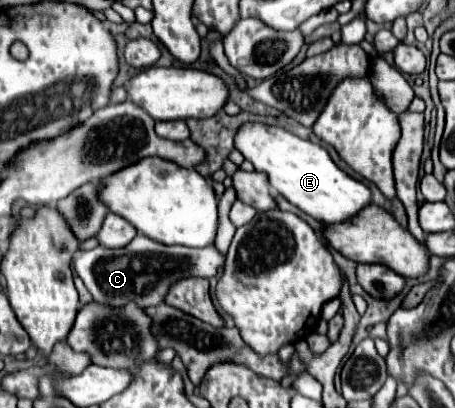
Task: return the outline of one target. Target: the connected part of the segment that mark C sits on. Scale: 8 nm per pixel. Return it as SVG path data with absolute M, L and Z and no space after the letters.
M137 235L129 245L121 249L105 249L95 247L89 251L79 251L75 257L75 273L81 277L89 293L97 303L105 303L111 307L125 305L135 301L141 307L157 305L163 301L167 289L183 279L183 277L213 277L223 267L223 257L217 249L203 247L183 247L183 245L161 245L145 235Z

